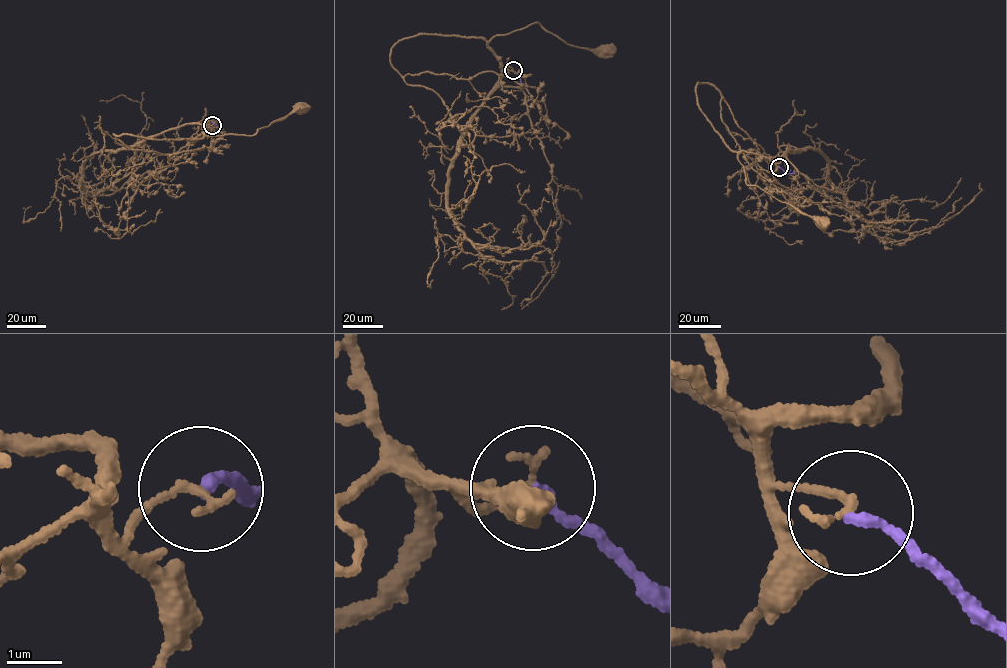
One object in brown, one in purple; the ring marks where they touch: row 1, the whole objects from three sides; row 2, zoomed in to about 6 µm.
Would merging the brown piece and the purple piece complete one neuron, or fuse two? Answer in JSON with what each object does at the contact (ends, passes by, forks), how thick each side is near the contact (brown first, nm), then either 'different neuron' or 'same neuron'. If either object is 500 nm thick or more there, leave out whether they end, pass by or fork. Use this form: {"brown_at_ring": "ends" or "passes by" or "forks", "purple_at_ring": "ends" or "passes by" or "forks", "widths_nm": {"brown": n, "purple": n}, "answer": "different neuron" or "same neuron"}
{"brown_at_ring": "ends", "purple_at_ring": "ends", "widths_nm": {"brown": 190, "purple": 180}, "answer": "different neuron"}

